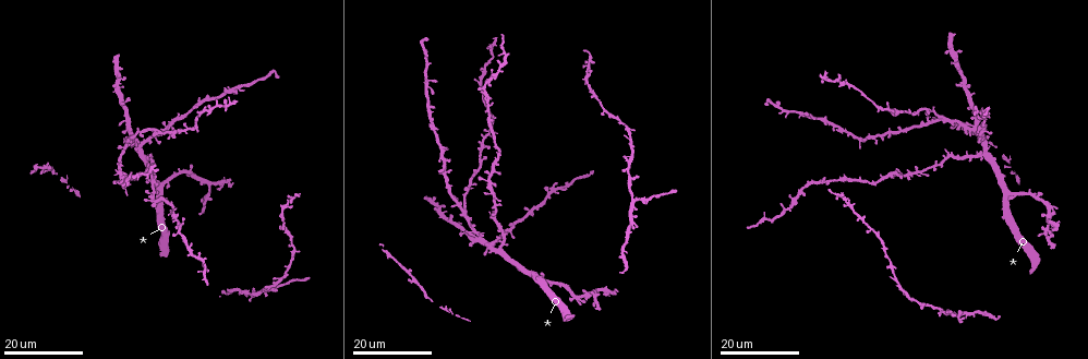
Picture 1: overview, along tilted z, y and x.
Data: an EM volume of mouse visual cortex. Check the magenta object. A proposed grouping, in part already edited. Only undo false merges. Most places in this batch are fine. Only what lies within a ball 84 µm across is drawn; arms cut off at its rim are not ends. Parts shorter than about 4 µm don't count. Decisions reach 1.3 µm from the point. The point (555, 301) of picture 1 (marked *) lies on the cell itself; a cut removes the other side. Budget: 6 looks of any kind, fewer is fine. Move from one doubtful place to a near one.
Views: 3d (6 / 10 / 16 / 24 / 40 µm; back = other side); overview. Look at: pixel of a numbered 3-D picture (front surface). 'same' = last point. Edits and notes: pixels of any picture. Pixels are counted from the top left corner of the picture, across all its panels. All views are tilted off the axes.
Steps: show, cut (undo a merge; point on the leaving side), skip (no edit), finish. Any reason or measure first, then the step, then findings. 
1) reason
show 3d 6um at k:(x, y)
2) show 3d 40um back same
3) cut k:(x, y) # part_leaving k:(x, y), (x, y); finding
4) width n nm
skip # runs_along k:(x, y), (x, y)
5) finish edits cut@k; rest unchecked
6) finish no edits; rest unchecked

two arms in line, one across
show 3d 16um at 1:(943, 121)

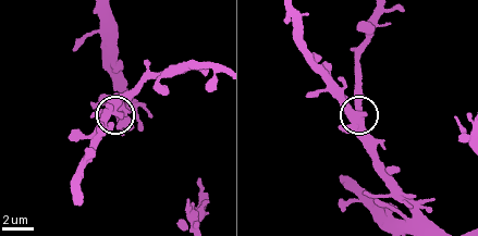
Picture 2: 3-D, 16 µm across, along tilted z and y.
show 3d 6um at 2:(357, 114)

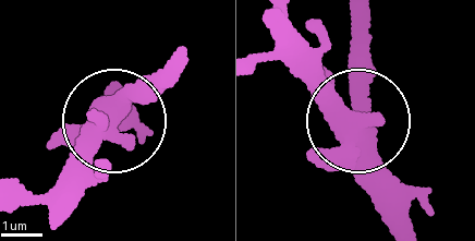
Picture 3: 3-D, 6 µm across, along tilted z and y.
arms 3
skip # one cell here

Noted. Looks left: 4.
show 3d 24um at 1:(471, 239)

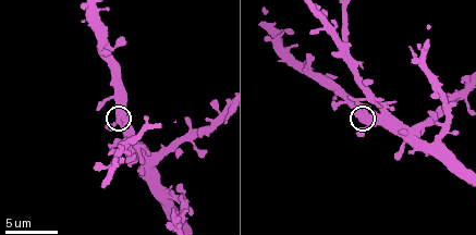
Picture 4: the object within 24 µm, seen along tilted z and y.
closer look
show 3d 6um at 4:(364, 124)

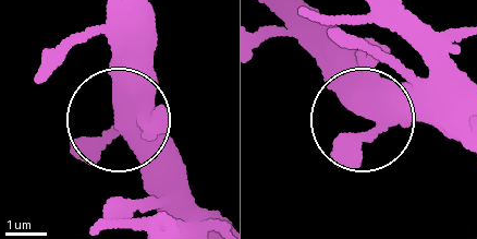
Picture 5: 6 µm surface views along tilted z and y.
width 560 nm
skip # all the same cell

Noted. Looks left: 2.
side arm on a straight run
show 3d 24um at 1:(852, 206)

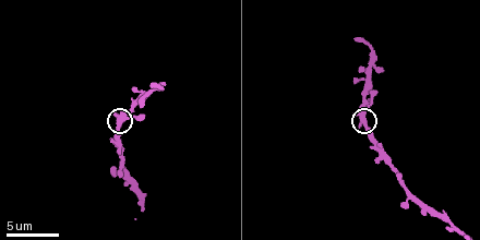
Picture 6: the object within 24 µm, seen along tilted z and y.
zoom in
show 3d 10um at 6:(363, 123)

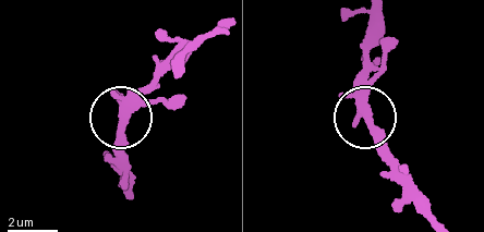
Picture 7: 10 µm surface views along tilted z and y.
arms 3
skip # all the same cell

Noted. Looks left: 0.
finish no edits; rest unchecked

